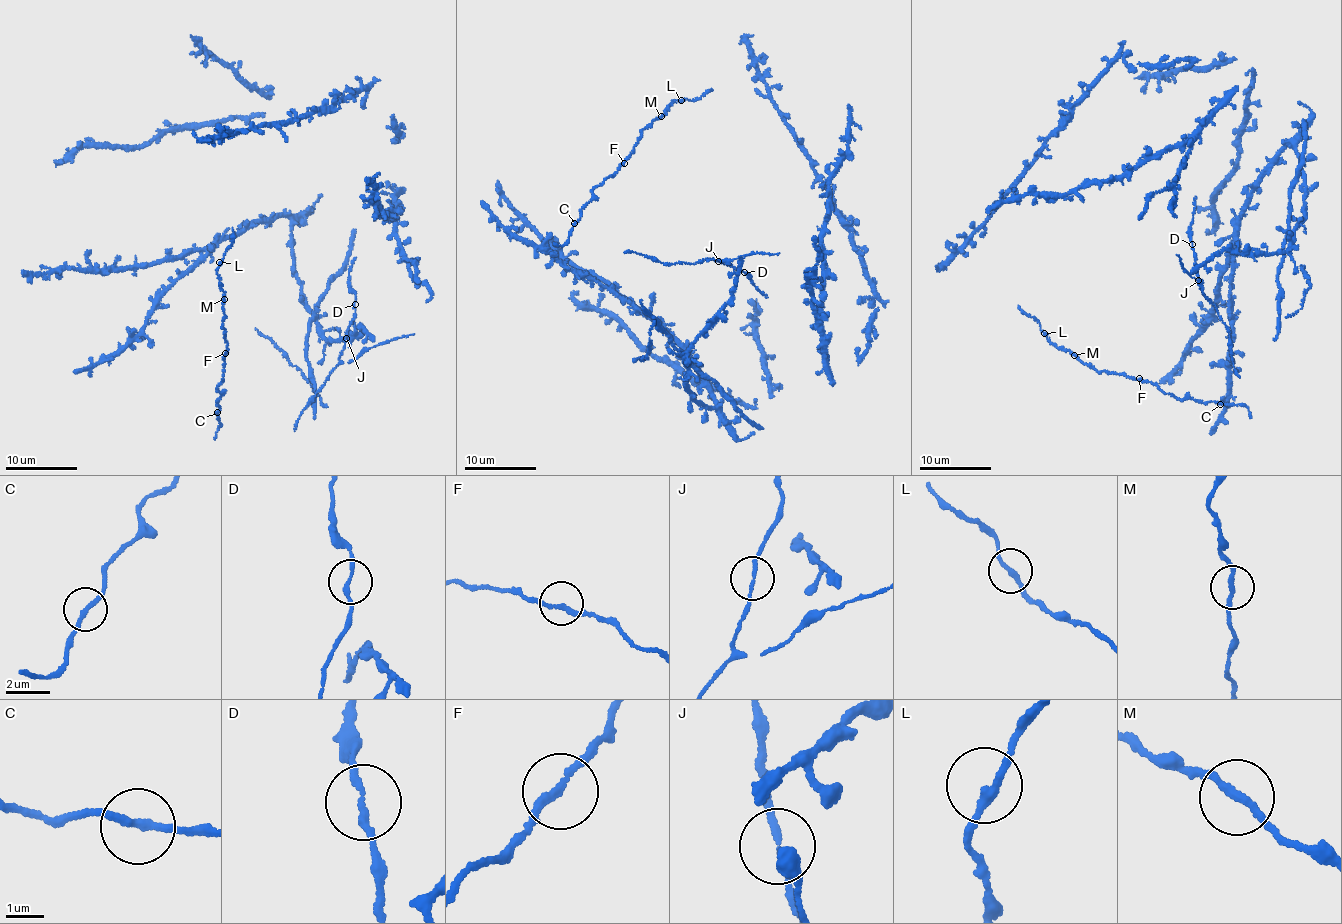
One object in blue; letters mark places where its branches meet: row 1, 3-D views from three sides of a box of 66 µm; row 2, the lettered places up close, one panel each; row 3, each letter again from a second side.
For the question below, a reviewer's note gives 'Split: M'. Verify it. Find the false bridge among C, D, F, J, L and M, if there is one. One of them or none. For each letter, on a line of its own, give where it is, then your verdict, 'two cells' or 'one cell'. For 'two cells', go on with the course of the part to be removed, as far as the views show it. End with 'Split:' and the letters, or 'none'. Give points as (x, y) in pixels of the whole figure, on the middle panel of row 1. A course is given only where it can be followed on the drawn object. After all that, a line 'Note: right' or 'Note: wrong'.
C: place (574, 223); one cell
D: place (744, 272); one cell
F: place (624, 163); one cell
J: place (718, 261); one cell
L: place (681, 100); one cell
M: place (661, 116); one cell
Split: none
Note: wrong

